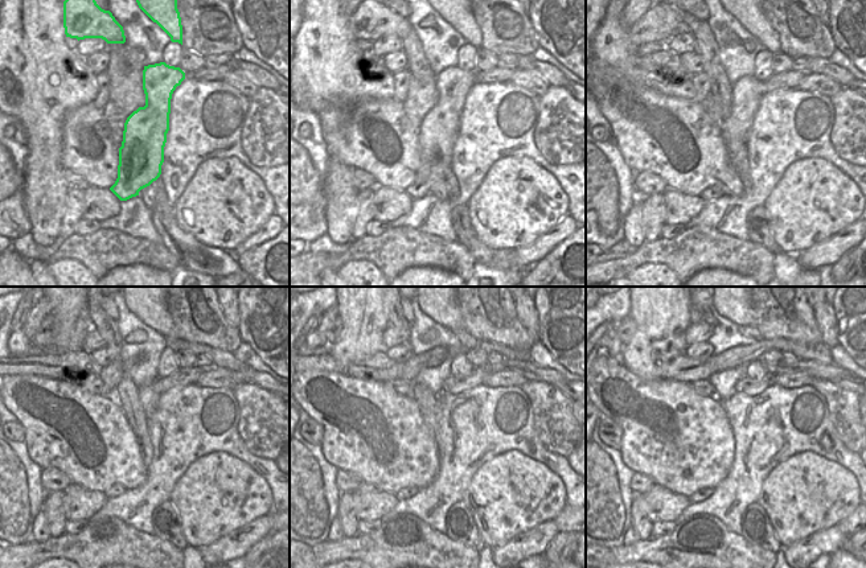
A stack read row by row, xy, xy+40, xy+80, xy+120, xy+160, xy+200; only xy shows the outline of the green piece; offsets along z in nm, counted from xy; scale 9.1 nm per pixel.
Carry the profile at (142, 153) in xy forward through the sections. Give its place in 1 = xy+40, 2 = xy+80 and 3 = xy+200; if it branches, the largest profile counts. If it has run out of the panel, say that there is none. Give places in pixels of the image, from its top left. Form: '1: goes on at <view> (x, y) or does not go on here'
1: goes on at xy+40 (438, 131)
2: goes on at xy+80 (745, 97)
3: goes on at xy+200 (701, 494)

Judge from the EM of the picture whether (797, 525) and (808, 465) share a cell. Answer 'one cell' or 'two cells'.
one cell

